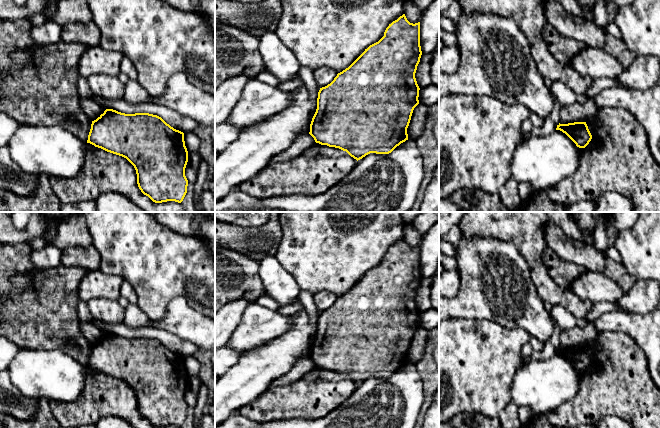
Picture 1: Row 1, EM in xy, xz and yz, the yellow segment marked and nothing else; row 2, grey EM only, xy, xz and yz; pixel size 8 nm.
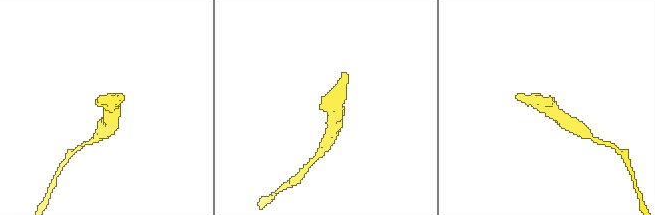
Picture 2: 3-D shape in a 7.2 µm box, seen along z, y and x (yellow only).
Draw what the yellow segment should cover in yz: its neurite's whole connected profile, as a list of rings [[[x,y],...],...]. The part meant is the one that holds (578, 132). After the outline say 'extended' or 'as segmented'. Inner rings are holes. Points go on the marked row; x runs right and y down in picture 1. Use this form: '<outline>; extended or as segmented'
[[[586,122],[559,123],[556,130],[565,133],[579,148],[585,148],[592,139]]]; as segmented

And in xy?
[[[106,109],[92,121],[87,143],[126,158],[135,168],[141,192],[155,203],[181,203],[187,193],[185,168],[188,151],[184,133],[174,129],[161,117],[149,113],[125,114]]]; as segmented

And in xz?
[[[405,14],[386,28],[384,36],[370,45],[334,80],[320,88],[317,109],[310,124],[309,134],[316,143],[346,151],[357,161],[370,153],[389,154],[408,140],[409,126],[414,108],[419,104],[419,86],[415,73],[422,55],[420,46],[420,22],[410,23]]]; as segmented

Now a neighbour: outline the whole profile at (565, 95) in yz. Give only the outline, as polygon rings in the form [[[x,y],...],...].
[[[553,82],[550,87],[550,92],[562,106],[570,106],[577,101],[578,95],[562,82]]]

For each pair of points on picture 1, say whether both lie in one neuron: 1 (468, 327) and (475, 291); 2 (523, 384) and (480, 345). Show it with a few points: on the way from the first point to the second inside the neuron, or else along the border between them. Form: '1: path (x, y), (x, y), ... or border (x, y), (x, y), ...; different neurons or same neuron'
1: border (449, 317), (485, 318), (493, 321); different neurons
2: border (519, 367), (509, 389), (510, 399); different neurons

